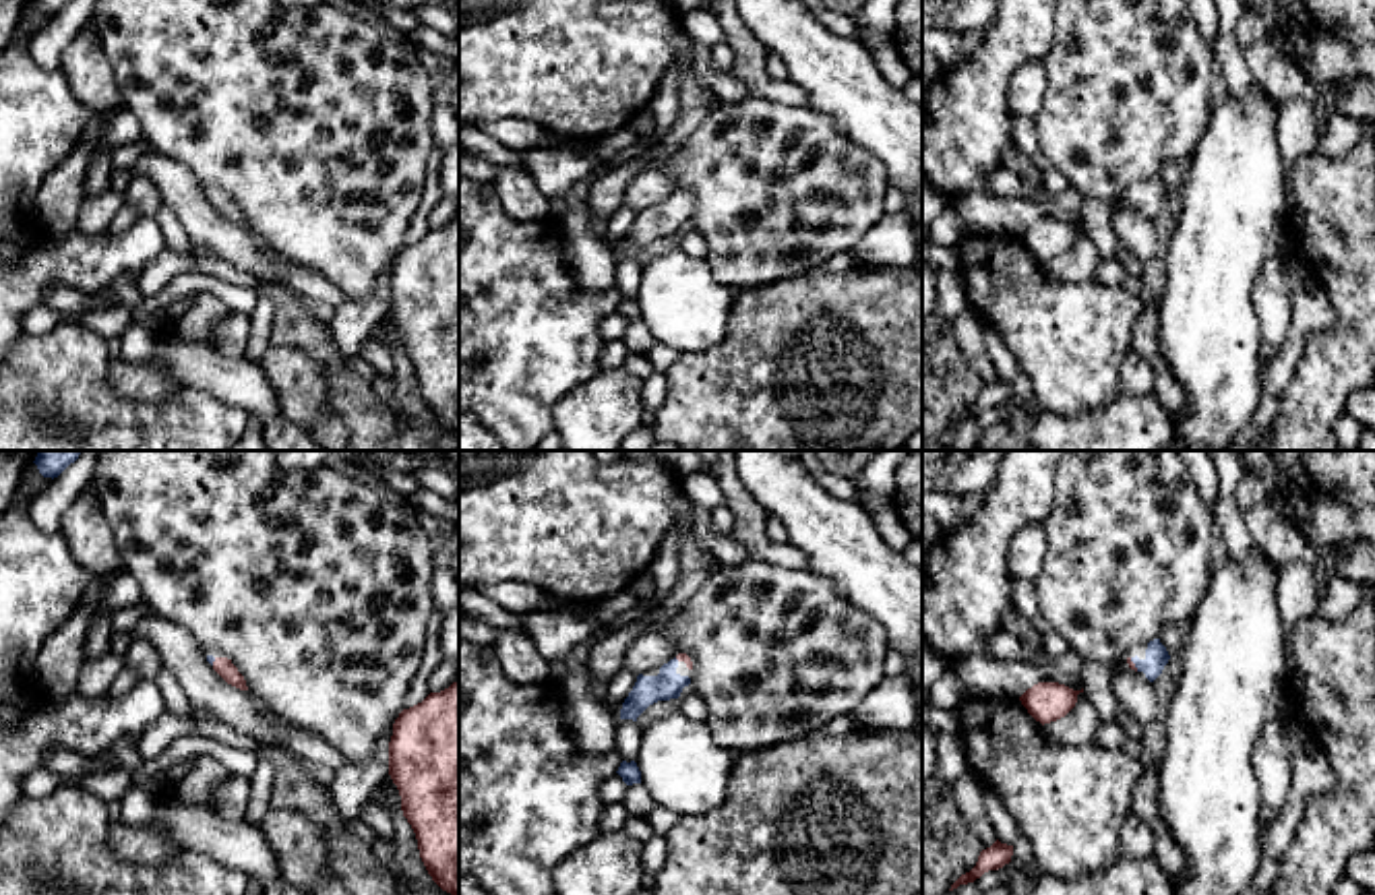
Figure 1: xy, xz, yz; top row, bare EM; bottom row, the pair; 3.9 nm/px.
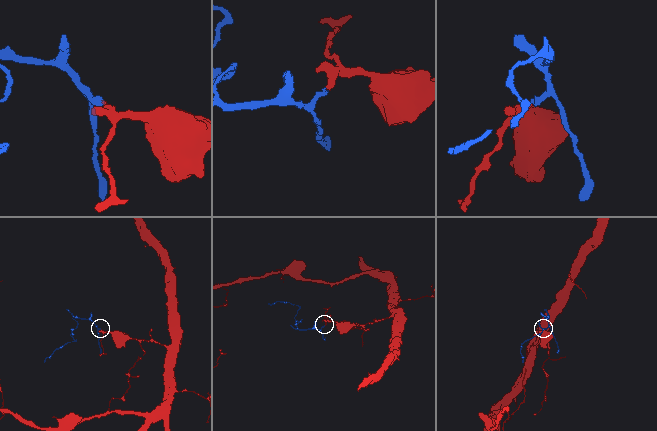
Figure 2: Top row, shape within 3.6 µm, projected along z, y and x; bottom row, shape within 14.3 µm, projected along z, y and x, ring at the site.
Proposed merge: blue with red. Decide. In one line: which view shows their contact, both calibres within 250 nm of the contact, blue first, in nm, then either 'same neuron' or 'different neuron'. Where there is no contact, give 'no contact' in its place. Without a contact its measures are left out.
yz | 90/20 nm | same neuron

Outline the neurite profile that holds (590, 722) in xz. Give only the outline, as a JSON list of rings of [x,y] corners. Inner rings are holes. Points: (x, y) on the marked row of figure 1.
[[[579,666],[558,686],[562,715],[575,744],[589,754],[606,754],[616,746],[616,723],[608,705],[591,695],[591,672]]]

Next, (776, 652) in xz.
[[[748,560],[744,564],[717,568],[684,608],[670,612],[670,622],[662,637],[676,649],[676,653],[686,653],[691,657],[695,672],[691,684],[707,705],[705,723],[715,744],[736,757],[755,748],[775,746],[784,740],[806,738],[833,717],[850,715],[885,678],[885,655],[891,649],[885,628],[870,614],[858,608],[831,577],[808,568],[782,568],[763,560]]]

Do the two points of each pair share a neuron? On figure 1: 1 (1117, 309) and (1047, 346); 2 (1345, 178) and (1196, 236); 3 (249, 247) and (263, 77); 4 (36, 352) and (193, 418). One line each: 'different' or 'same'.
1: same
2: different
3: different
4: same

